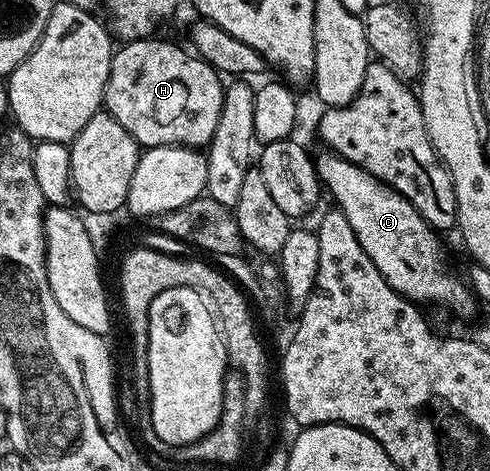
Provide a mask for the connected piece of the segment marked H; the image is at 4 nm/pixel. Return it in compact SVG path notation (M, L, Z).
M152 37L149 39L132 39L124 42L123 47L114 52L111 56L111 68L109 69L109 77L107 78L107 88L103 94L103 102L105 109L117 121L121 121L121 125L125 125L125 129L129 129L129 133L139 142L140 148L146 149L149 147L193 147L196 149L206 148L213 137L213 129L217 129L217 117L221 117L221 105L223 104L223 93L225 90L224 80L221 78L218 71L211 68L211 64L190 50L182 51L175 43L166 43L160 37Z

